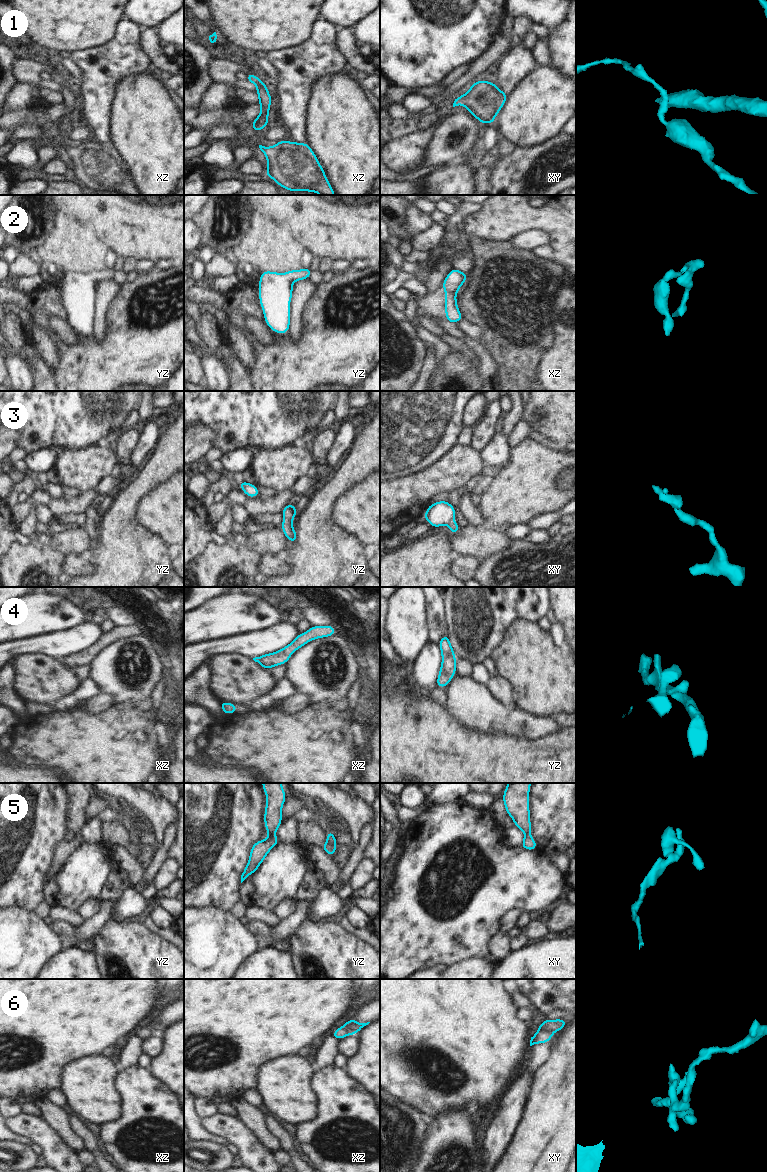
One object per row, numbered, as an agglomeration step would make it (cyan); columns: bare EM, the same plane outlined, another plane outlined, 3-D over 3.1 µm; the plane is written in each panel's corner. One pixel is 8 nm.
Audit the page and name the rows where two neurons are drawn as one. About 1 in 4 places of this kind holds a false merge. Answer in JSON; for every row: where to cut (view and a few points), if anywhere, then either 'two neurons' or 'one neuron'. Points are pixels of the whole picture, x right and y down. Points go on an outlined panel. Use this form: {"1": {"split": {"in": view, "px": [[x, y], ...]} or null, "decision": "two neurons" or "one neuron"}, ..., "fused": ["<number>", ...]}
{"1": {"split": null, "decision": "one neuron"}, "2": {"split": null, "decision": "one neuron"}, "3": {"split": null, "decision": "one neuron"}, "4": {"split": null, "decision": "one neuron"}, "5": {"split": null, "decision": "one neuron"}, "6": {"split": {"in": "xy", "px": [[539, 1029], [553, 1031]]}, "decision": "two neurons"}, "fused": ["6"]}

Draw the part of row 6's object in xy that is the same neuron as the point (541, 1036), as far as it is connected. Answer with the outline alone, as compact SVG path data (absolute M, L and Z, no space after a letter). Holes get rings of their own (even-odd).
M538 1030L530 1040L530 1046L538 1043L547 1043L553 1037L553 1031Z

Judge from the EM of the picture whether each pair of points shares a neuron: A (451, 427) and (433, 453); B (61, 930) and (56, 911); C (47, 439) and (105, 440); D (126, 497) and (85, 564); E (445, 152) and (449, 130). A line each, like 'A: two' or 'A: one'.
A: one
B: two
C: one
D: two
E: one

